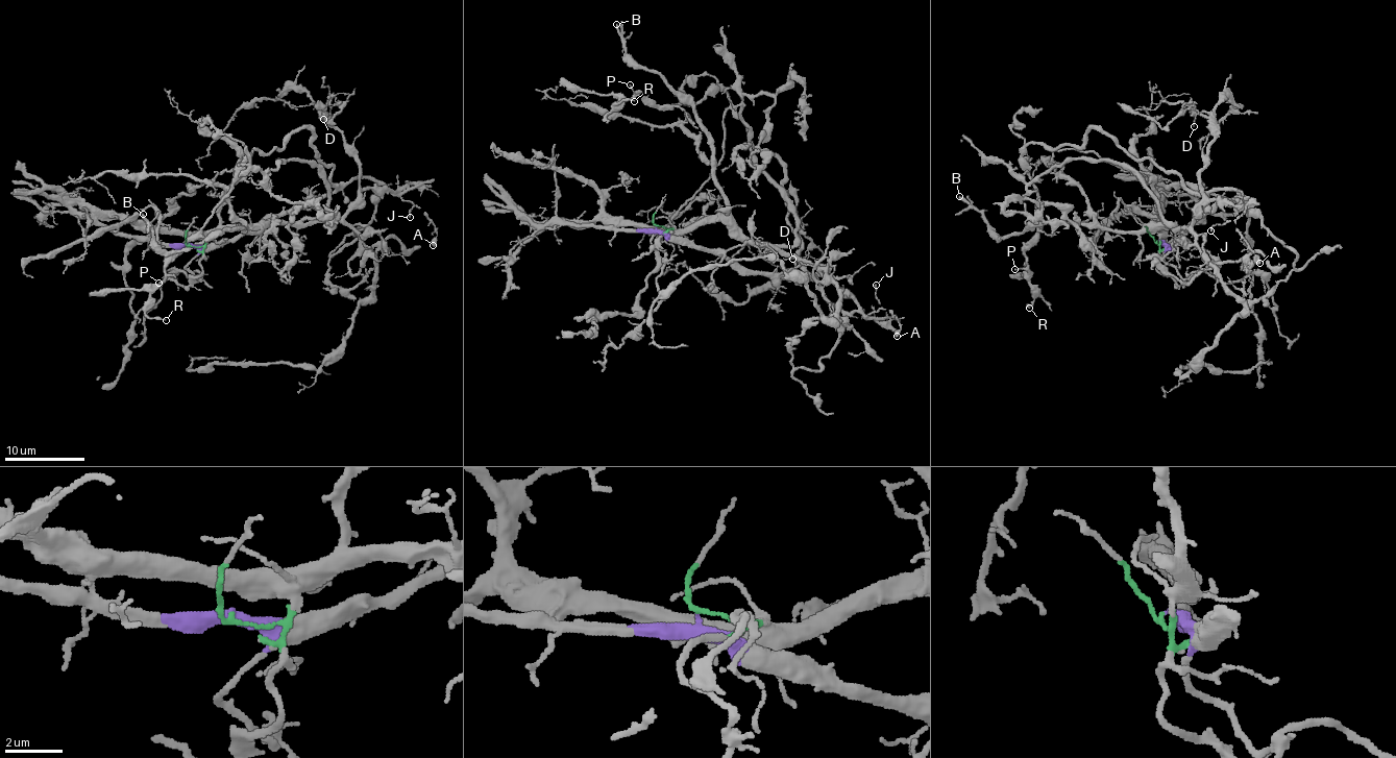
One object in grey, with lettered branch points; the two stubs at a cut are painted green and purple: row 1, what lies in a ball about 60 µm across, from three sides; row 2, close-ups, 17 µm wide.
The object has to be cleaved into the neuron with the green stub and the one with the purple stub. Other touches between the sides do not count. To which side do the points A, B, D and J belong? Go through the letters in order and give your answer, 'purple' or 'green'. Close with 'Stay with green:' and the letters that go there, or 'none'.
A: purple
B: green
D: green
J: purple
Stay with green: B, D

